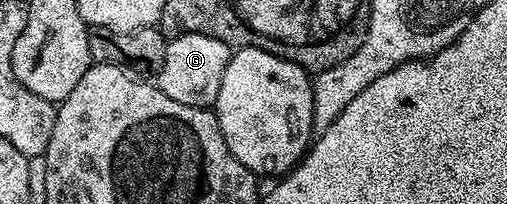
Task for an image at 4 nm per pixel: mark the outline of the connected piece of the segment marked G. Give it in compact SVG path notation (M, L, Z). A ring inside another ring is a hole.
M196 31L176 34L165 49L165 61L157 76L157 86L165 93L165 97L173 97L173 101L177 101L181 105L214 108L217 93L221 93L221 77L225 77L225 69L229 65L232 54L232 47L224 39L209 37Z

